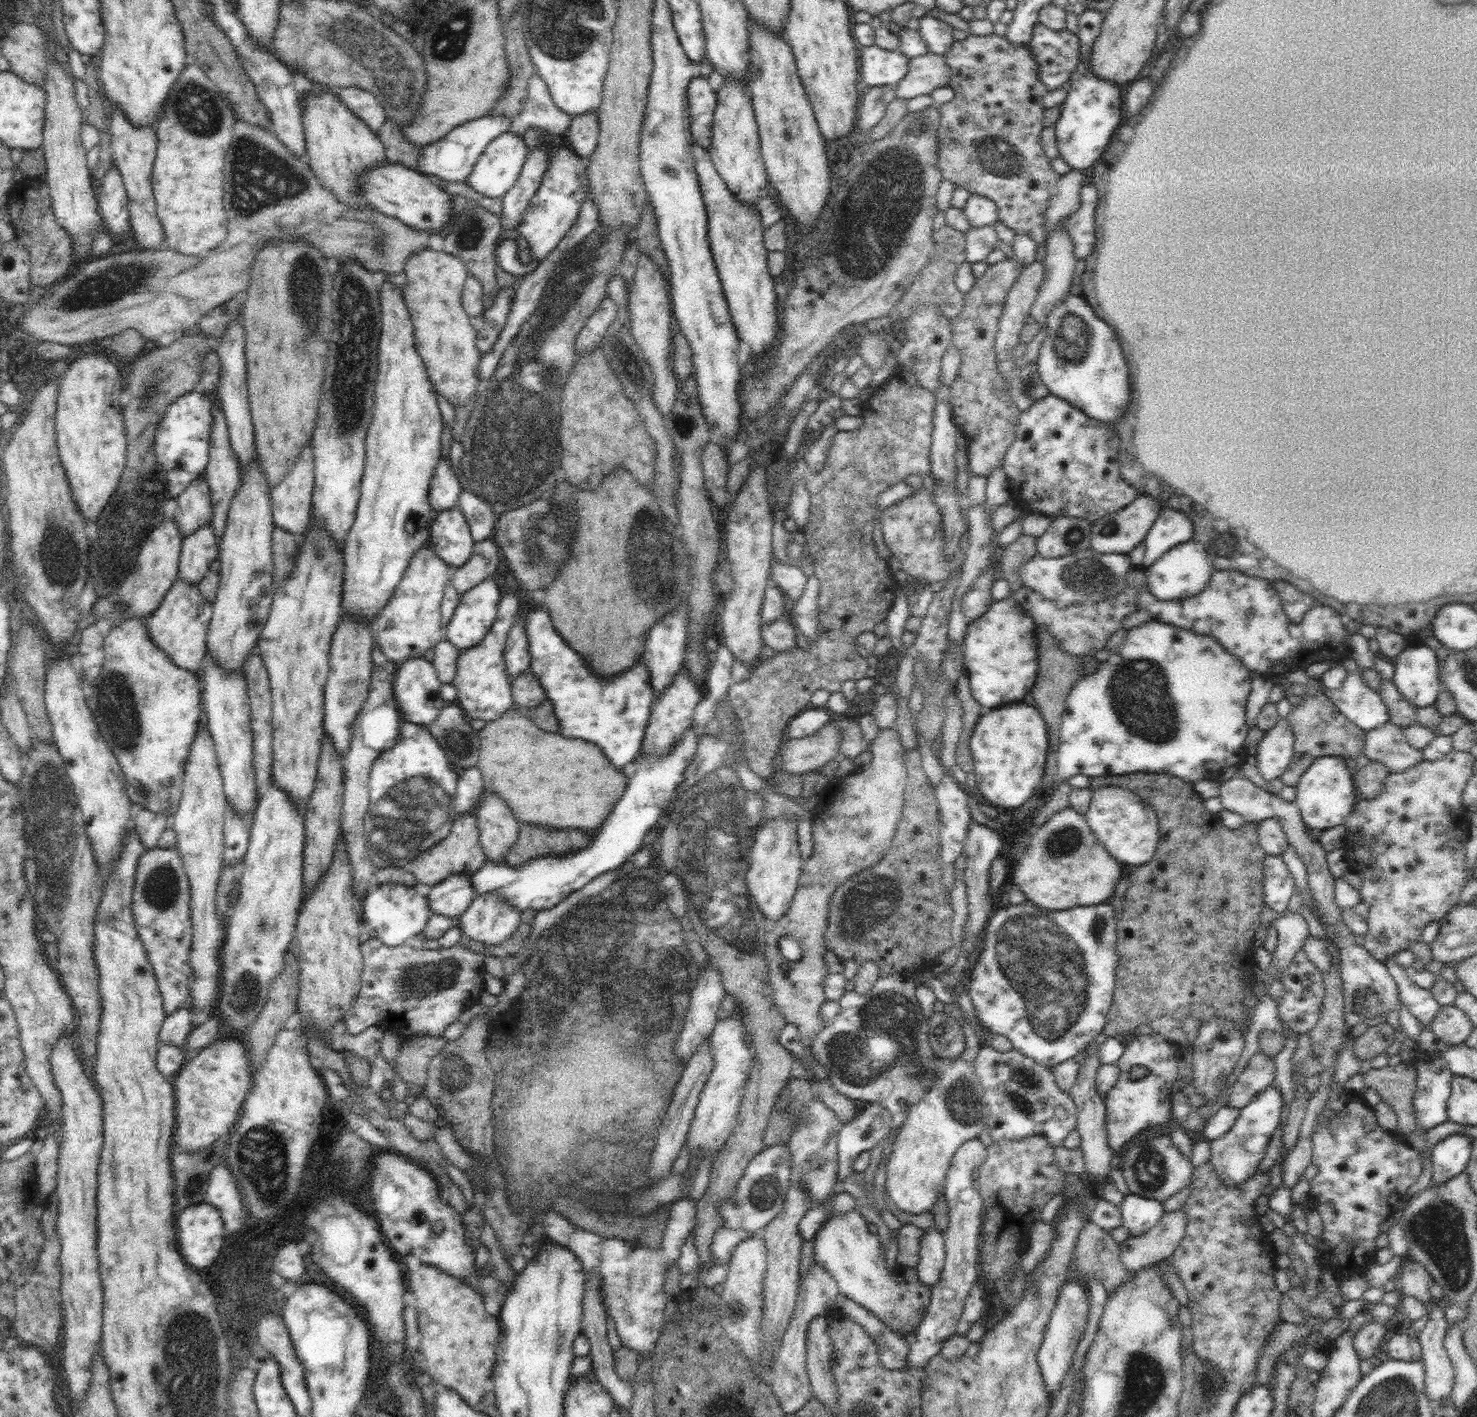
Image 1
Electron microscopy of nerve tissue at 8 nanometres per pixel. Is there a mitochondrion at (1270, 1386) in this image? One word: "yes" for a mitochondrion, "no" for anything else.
no

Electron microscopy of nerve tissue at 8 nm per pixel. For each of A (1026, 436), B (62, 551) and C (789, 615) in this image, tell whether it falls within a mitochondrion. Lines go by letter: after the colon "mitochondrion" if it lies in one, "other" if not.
A: other
B: mitochondrion
C: other

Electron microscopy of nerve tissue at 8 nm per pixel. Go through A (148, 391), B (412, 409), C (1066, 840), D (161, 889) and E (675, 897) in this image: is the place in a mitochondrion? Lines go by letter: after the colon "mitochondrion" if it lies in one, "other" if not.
A: mitochondrion
B: other
C: mitochondrion
D: mitochondrion
E: mitochondrion

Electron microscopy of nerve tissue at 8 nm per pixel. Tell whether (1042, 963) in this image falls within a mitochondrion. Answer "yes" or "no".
yes

